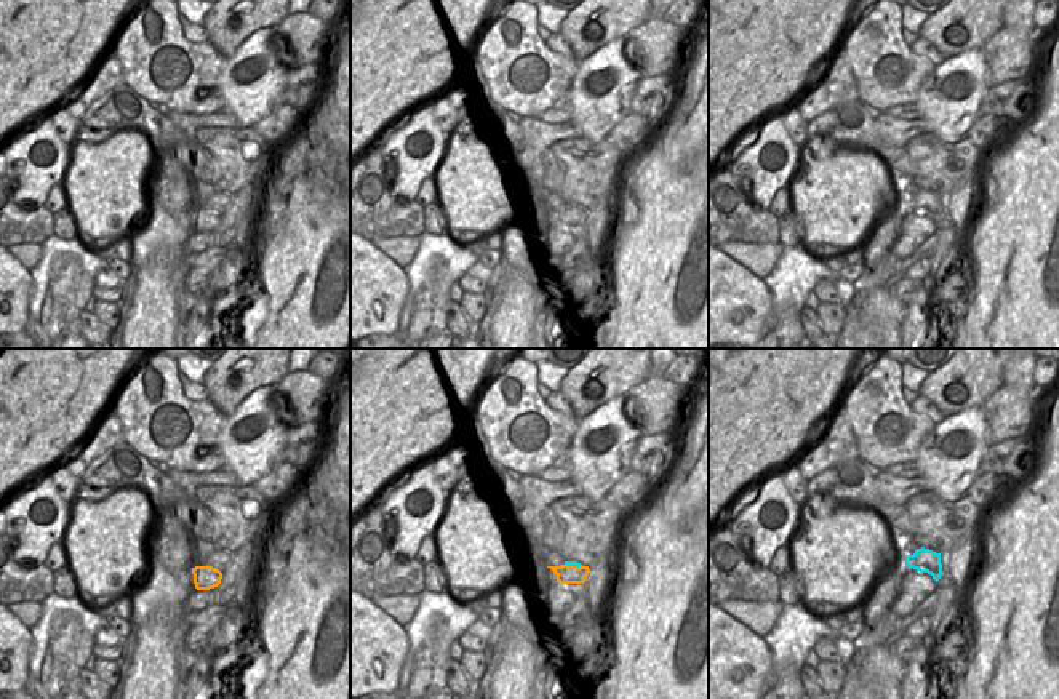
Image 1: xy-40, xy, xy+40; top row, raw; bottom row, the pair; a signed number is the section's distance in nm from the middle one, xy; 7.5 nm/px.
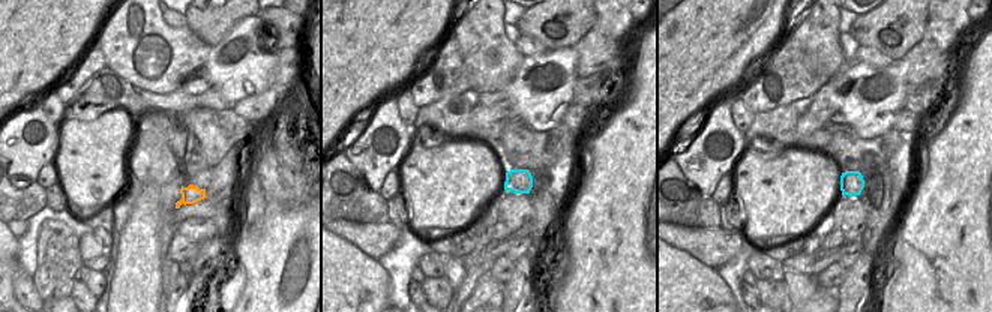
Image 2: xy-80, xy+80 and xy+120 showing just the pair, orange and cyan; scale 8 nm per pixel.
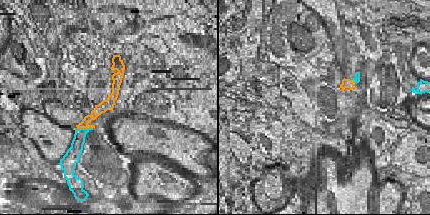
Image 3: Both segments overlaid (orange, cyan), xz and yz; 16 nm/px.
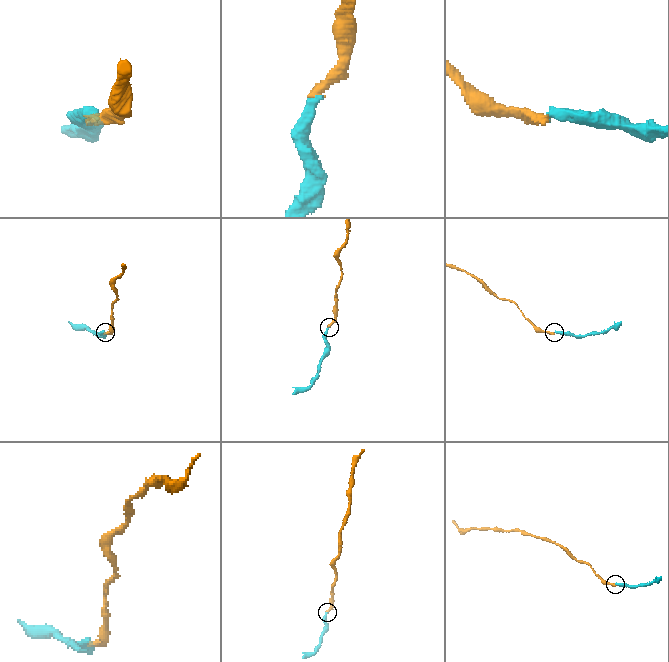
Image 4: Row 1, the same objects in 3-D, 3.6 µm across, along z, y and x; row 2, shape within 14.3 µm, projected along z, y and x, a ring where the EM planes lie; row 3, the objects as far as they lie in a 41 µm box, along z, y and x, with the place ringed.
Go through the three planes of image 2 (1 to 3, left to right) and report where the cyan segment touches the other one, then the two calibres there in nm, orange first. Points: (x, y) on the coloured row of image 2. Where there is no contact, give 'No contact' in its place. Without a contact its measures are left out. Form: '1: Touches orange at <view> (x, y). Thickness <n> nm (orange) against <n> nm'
1: No contact
2: No contact
3: No contact.

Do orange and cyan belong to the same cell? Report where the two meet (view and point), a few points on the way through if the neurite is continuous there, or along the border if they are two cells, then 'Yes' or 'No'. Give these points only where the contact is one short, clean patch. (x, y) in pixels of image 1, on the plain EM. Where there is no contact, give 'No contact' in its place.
Touches orange at xy (573, 208). No.

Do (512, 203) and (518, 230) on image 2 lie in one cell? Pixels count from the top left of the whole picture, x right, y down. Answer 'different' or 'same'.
same

